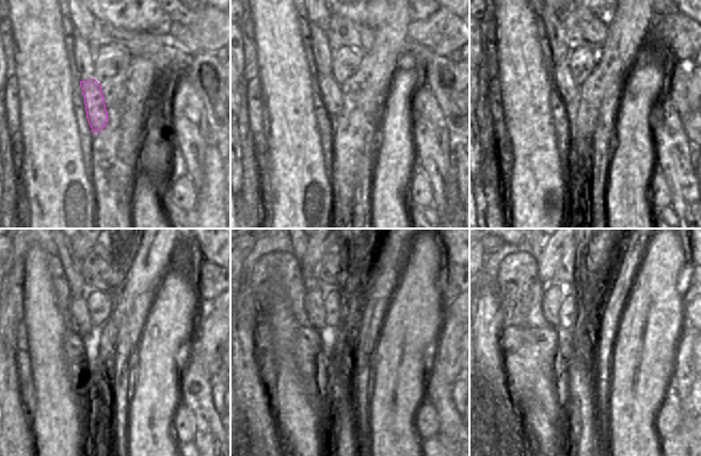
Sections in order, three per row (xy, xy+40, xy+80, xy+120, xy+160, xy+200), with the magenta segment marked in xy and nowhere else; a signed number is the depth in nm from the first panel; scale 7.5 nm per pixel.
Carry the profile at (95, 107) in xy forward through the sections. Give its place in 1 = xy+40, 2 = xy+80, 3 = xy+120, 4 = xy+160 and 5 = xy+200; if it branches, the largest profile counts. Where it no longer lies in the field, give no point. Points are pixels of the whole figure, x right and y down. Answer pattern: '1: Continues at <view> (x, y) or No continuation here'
1: Continues at xy+40 (331, 92)
2: Continues at xy+80 (569, 90)
3: Continues at xy+120 (79, 310)
4: Continues at xy+160 (314, 300)
5: Continues at xy+200 (553, 296).

